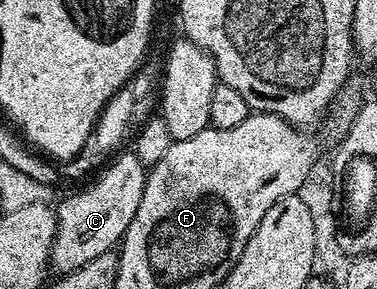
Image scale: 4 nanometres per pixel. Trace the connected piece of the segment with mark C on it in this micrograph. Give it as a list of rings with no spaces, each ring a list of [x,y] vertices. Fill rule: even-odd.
[[[133,150],[115,160],[93,180],[98,179],[90,188],[71,193],[61,205],[56,205],[57,233],[49,255],[54,273],[73,272],[91,262],[91,258],[114,251],[125,239],[127,226],[131,226],[131,218],[135,218],[135,210],[139,210],[139,198],[143,198],[147,168]]]

